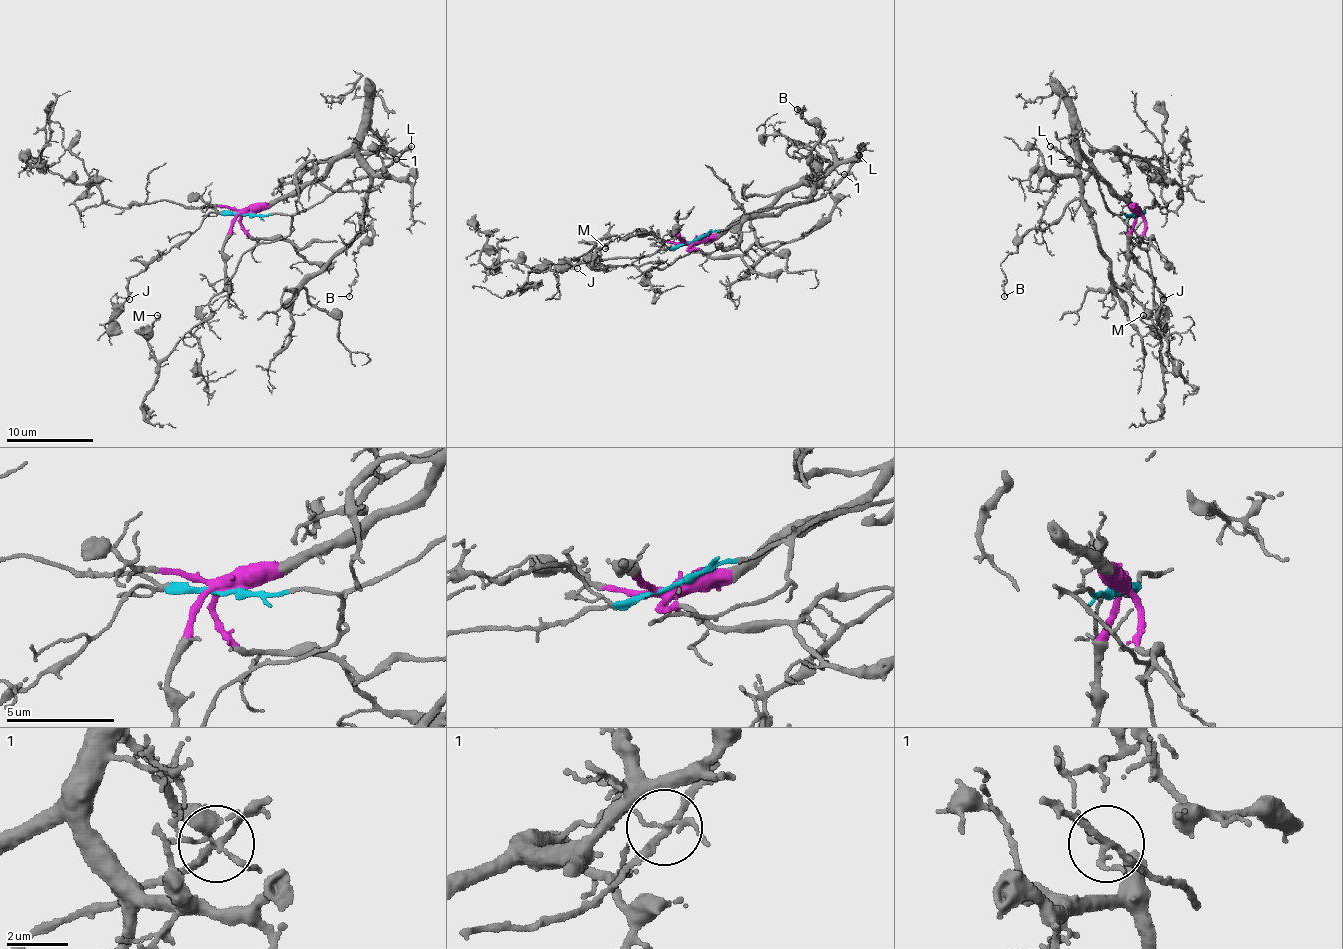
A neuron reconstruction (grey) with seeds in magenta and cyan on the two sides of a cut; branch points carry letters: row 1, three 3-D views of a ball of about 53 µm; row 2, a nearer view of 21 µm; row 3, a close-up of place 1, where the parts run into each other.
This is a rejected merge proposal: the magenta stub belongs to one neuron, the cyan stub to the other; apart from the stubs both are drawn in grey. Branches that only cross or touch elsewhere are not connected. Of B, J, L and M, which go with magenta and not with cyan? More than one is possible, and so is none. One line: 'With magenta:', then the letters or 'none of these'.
With magenta: B

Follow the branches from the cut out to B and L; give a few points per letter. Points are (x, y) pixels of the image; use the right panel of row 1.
B: (1137, 213), (1080, 152), (1078, 198), (1056, 220), (1024, 235), (1015, 252), (1000, 265), (1006, 278), (1004, 296)
L: (1135, 213), (1113, 213), (1104, 202), (1095, 176), (1050, 146)

